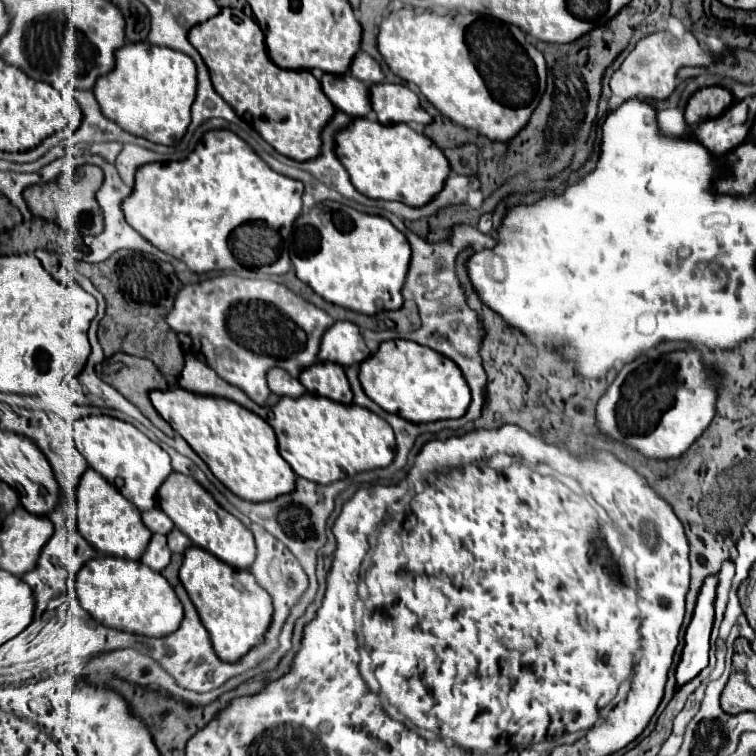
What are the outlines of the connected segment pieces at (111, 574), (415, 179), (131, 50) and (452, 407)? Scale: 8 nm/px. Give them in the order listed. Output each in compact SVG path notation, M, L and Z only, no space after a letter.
M98 556L76 576L76 592L80 606L102 626L116 628L122 632L142 634L142 636L166 636L178 630L182 622L182 602L178 600L174 588L160 574L144 566L142 562Z
M354 118L346 130L340 130L334 136L334 140L338 142L338 158L342 158L354 188L368 198L424 206L442 190L442 184L450 174L450 164L442 150L424 134L414 132L408 124L382 126L372 118Z
M150 42L124 44L114 56L114 70L94 84L94 96L102 114L134 136L156 144L178 144L190 124L190 106L196 94L196 66L192 58Z
M388 340L360 366L362 390L386 412L394 412L410 422L436 422L460 418L470 404L470 388L460 368L432 348L410 340Z

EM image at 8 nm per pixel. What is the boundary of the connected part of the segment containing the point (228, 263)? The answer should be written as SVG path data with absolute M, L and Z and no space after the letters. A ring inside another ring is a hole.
M210 130L202 136L202 140L196 144L196 148L192 150L192 154L186 158L186 160L180 160L180 162L150 162L150 164L142 164L136 172L136 184L134 184L134 190L130 192L128 198L124 198L122 202L122 212L128 220L128 224L138 230L148 242L152 242L158 250L166 252L166 254L172 254L176 256L178 260L186 262L186 266L192 270L192 272L210 272L210 270L226 270L226 268L232 268L232 270L240 270L242 268L252 268L252 270L260 270L266 266L266 272L268 274L286 274L290 270L290 256L286 254L286 250L282 248L276 248L276 246L284 246L284 238L288 238L290 230L292 230L292 224L294 220L300 216L302 212L302 182L300 180L294 180L294 178L288 178L288 176L282 176L278 172L274 172L242 138L238 138L234 132L230 130Z

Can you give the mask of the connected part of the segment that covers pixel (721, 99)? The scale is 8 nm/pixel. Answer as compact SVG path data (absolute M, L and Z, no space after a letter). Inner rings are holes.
M722 86L700 88L688 100L686 122L690 126L694 126L694 124L702 124L710 118L718 118L718 114L724 114L732 102L734 102L734 96L730 94L730 90L726 90Z

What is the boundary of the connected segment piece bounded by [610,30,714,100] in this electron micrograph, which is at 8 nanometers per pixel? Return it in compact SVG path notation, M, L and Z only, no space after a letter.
M668 30L650 34L642 38L636 48L626 56L622 66L612 74L610 88L614 96L620 96L622 100L628 100L632 96L642 96L648 100L664 100L668 98L676 88L676 72L682 66L708 66L714 64L714 60L702 52L698 46L698 40L694 34L684 32L684 36L674 36Z

